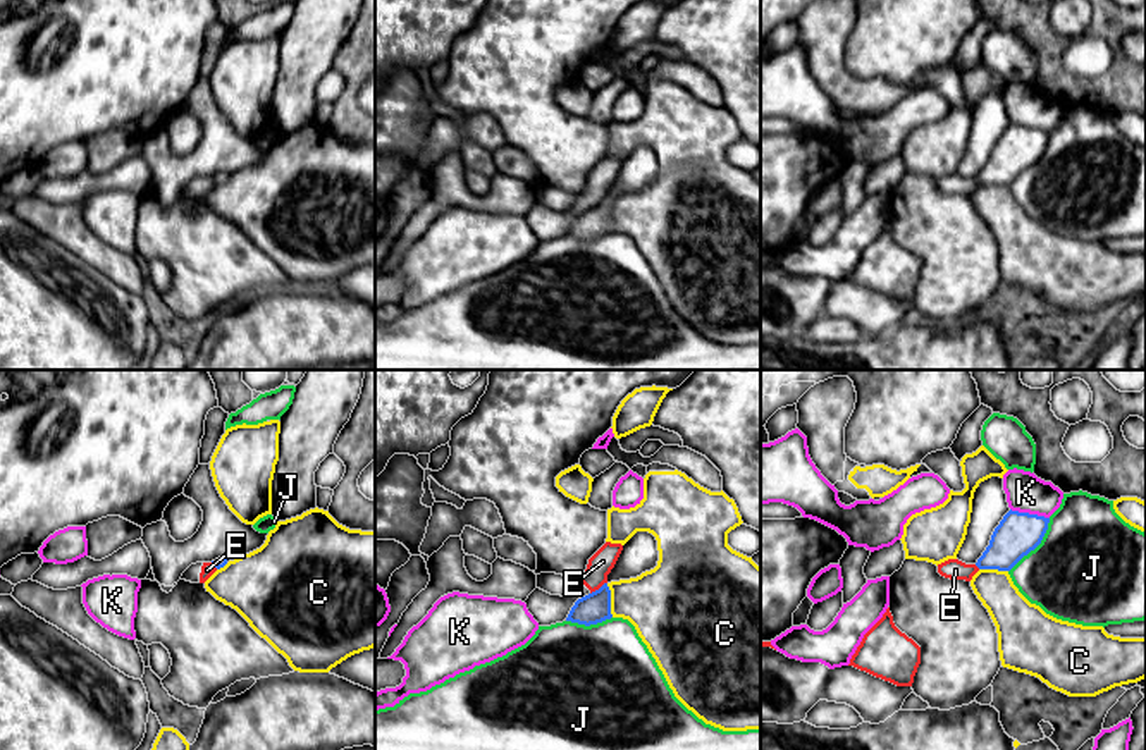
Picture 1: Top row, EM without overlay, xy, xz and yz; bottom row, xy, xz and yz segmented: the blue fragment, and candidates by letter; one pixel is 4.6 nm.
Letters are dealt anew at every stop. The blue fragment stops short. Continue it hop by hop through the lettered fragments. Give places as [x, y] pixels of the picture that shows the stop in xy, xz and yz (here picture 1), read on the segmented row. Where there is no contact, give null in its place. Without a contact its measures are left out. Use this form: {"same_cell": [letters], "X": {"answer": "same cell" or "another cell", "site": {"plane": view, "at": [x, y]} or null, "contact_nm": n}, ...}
{"same_cell": [], "C": {"answer": "another cell", "site": {"plane": "xz", "at": [609, 601]}, "contact_nm": 160}, "E": {"answer": "another cell", "site": {"plane": "xz", "at": [599, 589]}, "contact_nm": 100}, "J": {"answer": "another cell", "site": {"plane": "yz", "at": [1036, 546]}, "contact_nm": 320}, "K": {"answer": "another cell", "site": {"plane": "yz", "at": [1028, 513]}, "contact_nm": 190}}

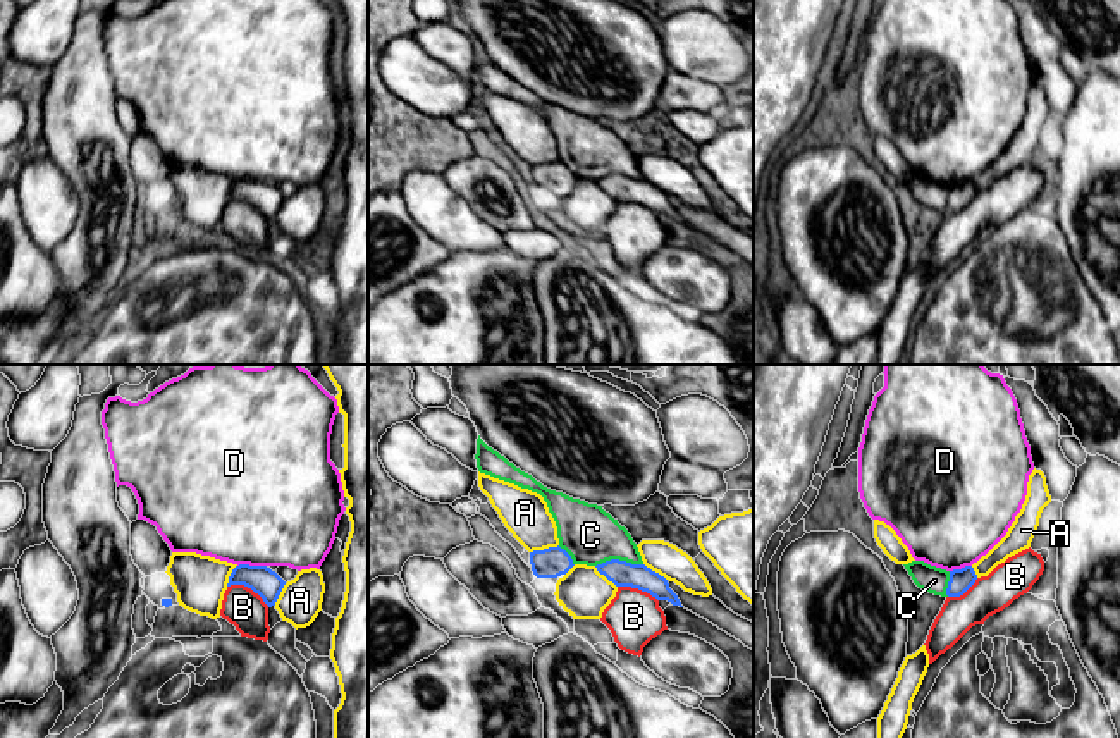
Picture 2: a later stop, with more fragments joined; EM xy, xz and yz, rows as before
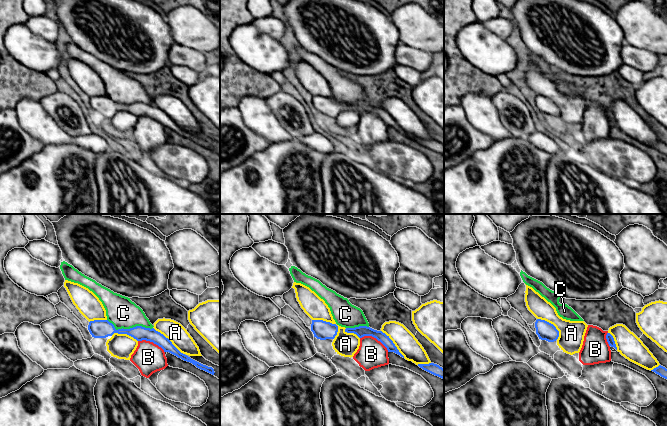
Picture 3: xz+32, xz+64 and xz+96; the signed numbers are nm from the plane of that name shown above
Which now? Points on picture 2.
{"same_cell": [], "A": {"answer": "another cell", "site": {"plane": "xz", "at": [544, 549]}, "contact_nm": 140}, "B": {"answer": "another cell", "site": {"plane": "xy", "at": [248, 587]}, "contact_nm": 220}, "C": {"answer": "another cell", "site": {"plane": "xz", "at": [618, 559]}, "contact_nm": 220}, "D": {"answer": "another cell", "site": {"plane": "xy", "at": [252, 566]}, "contact_nm": 140}}

